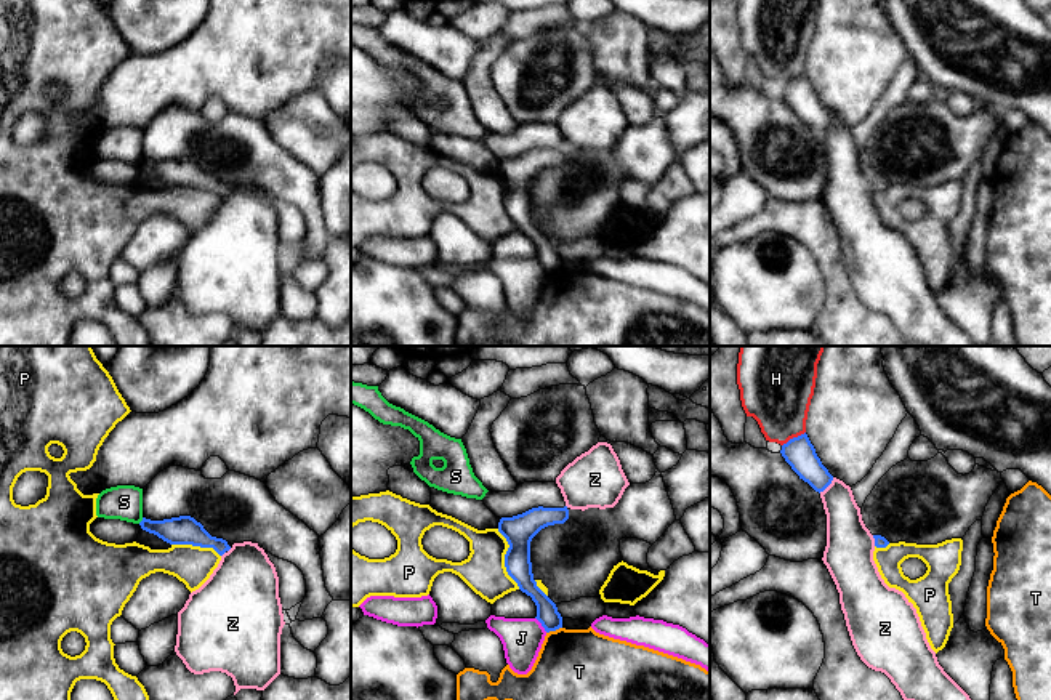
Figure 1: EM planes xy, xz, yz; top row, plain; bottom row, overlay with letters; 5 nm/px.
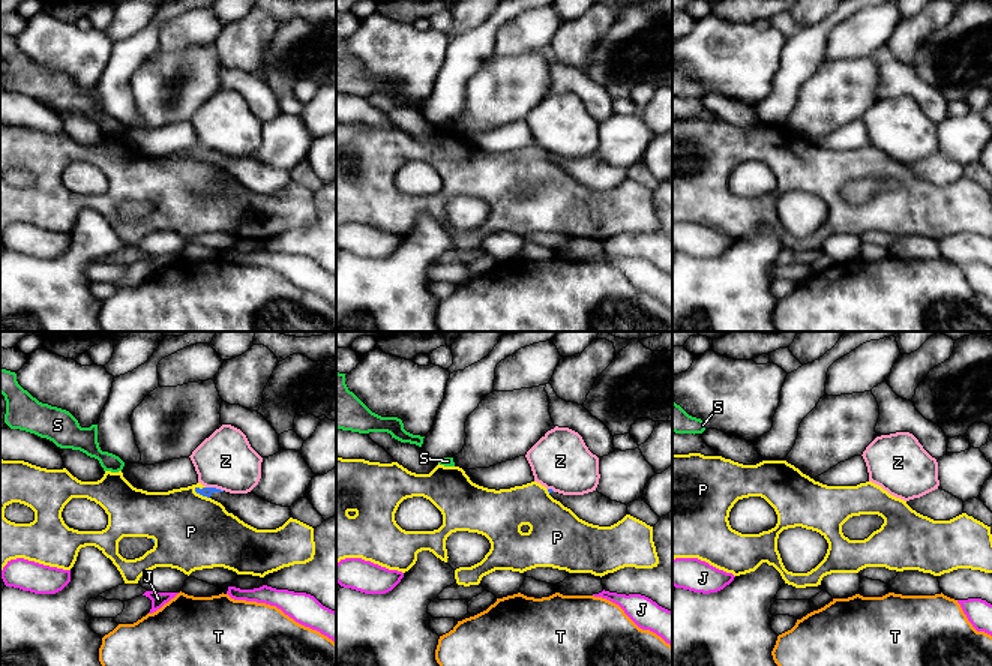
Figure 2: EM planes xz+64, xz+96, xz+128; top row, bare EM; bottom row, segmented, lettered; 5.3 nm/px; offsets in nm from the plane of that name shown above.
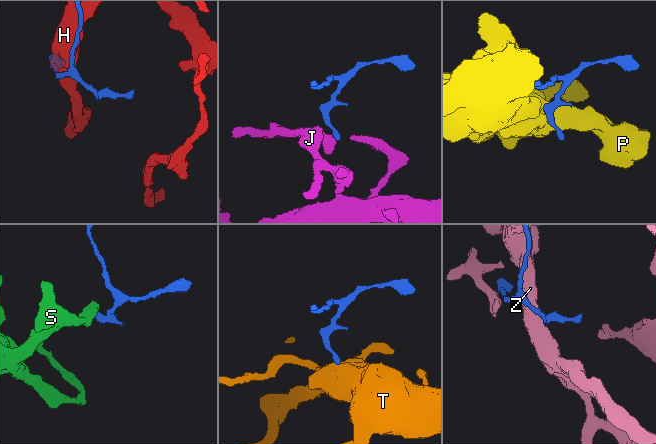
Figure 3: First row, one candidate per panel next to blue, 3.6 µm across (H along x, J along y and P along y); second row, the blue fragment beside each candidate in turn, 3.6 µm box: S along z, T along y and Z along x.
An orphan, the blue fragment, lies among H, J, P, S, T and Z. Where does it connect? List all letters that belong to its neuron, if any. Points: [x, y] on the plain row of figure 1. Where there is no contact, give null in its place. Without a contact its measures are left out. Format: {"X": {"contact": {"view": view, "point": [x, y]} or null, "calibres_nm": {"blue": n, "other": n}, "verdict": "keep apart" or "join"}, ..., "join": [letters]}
{"H": {"contact": {"view": "yz", "point": [793, 79]}, "calibres_nm": {"blue": 160, "other": 340}, "verdict": "keep apart"}, "J": {"contact": {"view": "xz", "point": [542, 266]}, "calibres_nm": {"blue": 110, "other": 200}, "verdict": "keep apart"}, "P": {"contact": {"view": "xz", "point": [505, 201]}, "calibres_nm": {"blue": 150, "other": 220}, "verdict": "keep apart"}, "S": {"contact": {"view": "xy", "point": [141, 162]}, "calibres_nm": {"blue": 140, "other": 180}, "verdict": "keep apart"}, "T": {"contact": {"view": "xz", "point": [553, 271]}, "calibres_nm": {"blue": 110, "other": 440}, "verdict": "keep apart"}, "Z": {"contact": {"view": "yz", "point": [827, 127]}, "calibres_nm": {"blue": 160, "other": 190}, "verdict": "keep apart"}, "join": []}

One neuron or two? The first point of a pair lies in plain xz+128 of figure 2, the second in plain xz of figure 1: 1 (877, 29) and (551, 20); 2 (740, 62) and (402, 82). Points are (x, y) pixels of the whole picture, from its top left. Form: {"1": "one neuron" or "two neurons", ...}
{"1": "one neuron", "2": "two neurons"}

